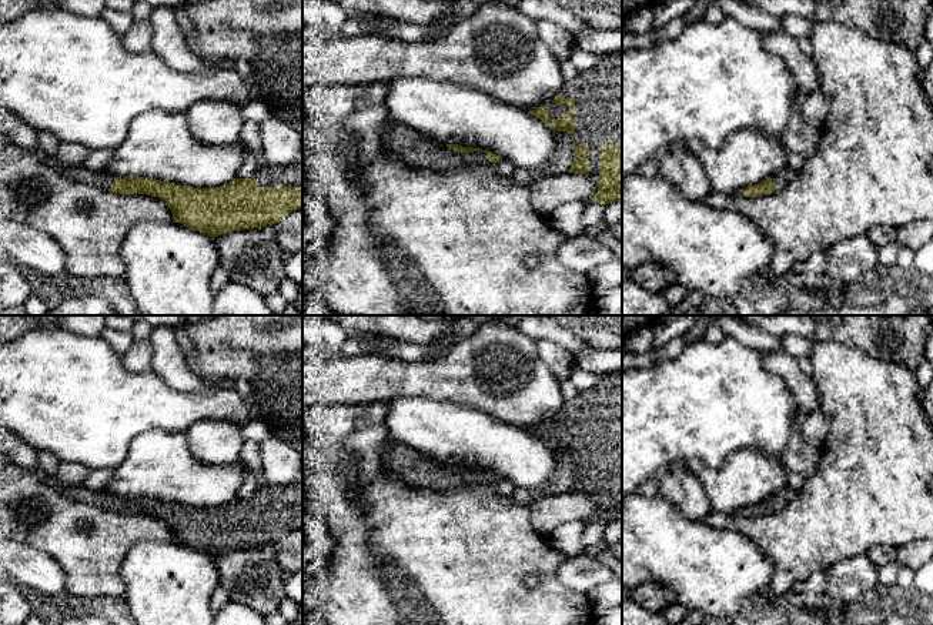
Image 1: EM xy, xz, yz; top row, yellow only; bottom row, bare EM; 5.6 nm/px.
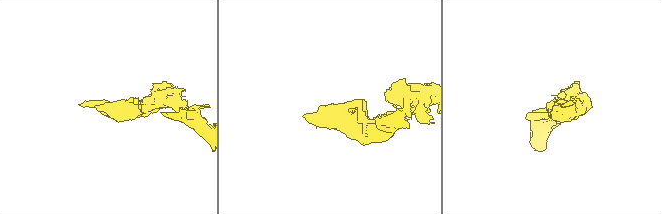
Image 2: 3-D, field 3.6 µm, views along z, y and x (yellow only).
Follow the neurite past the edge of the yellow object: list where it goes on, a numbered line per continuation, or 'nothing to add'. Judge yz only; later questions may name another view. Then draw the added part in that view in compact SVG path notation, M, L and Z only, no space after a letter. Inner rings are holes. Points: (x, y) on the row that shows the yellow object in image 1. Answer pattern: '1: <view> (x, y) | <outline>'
1: yz (782, 177) | M785 166L779 171L773 173L770 178L775 183L776 188L780 190L786 187L796 176L797 176L796 170L793 170L789 166Z

